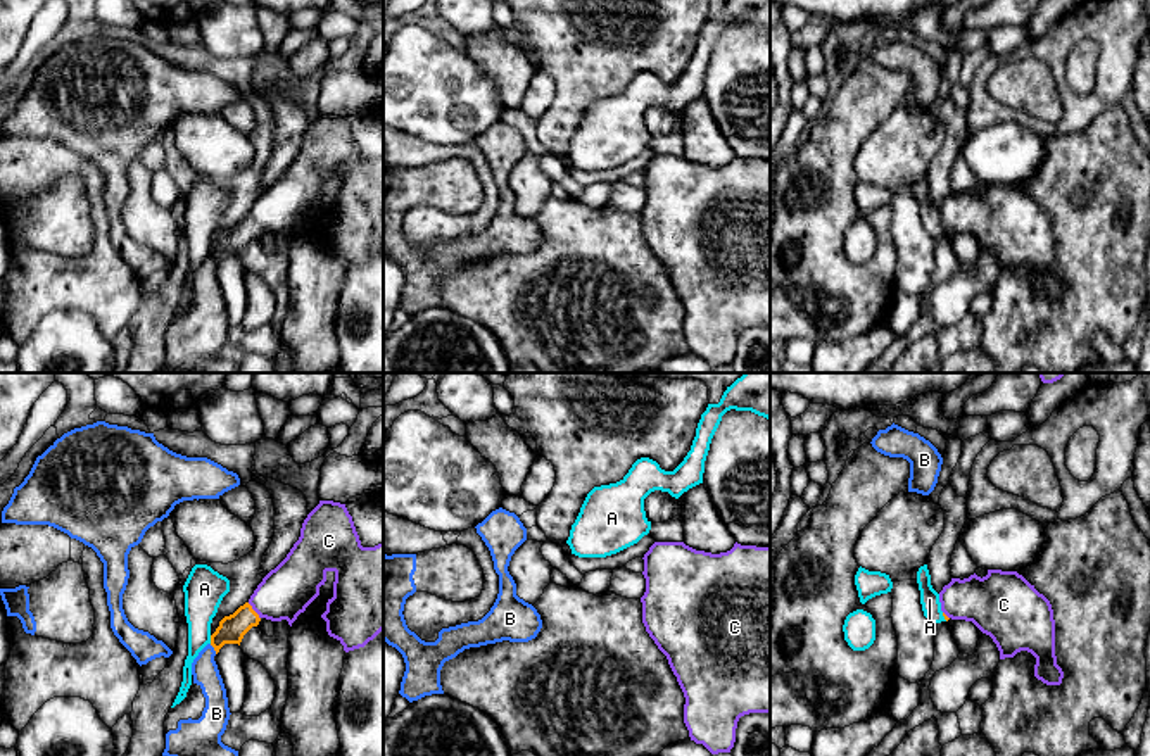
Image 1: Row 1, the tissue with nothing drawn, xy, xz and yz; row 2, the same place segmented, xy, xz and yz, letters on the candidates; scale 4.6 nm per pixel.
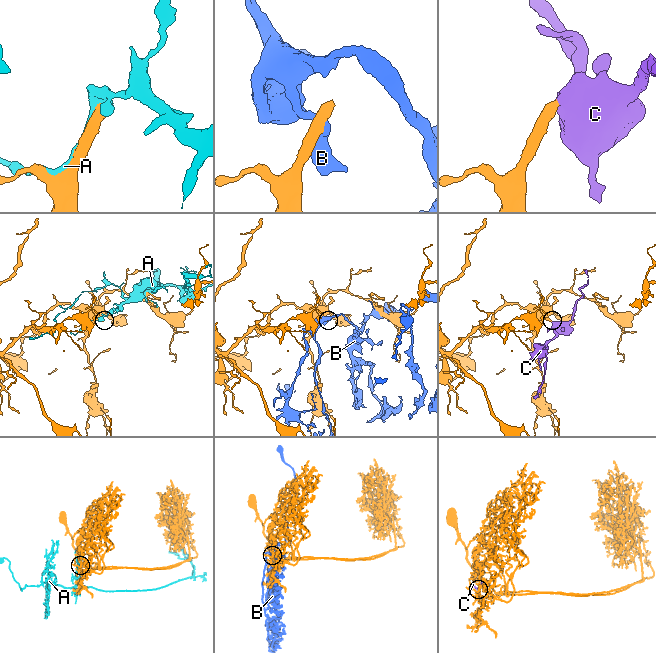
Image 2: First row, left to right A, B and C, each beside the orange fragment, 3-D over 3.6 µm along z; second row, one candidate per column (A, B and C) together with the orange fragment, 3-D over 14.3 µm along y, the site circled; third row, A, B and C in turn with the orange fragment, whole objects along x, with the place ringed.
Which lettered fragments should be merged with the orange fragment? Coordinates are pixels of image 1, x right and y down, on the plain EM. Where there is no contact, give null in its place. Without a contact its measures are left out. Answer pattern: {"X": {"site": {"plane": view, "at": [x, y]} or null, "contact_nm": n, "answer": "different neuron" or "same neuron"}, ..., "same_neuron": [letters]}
{"A": {"site": {"plane": "xy", "at": [211, 252]}, "contact_nm": 40, "answer": "different neuron"}, "B": {"site": {"plane": "xy", "at": [214, 263]}, "contact_nm": 60, "answer": "different neuron"}, "C": {"site": {"plane": "xy", "at": [254, 225]}, "contact_nm": 100, "answer": "same neuron"}, "same_neuron": ["C"]}

